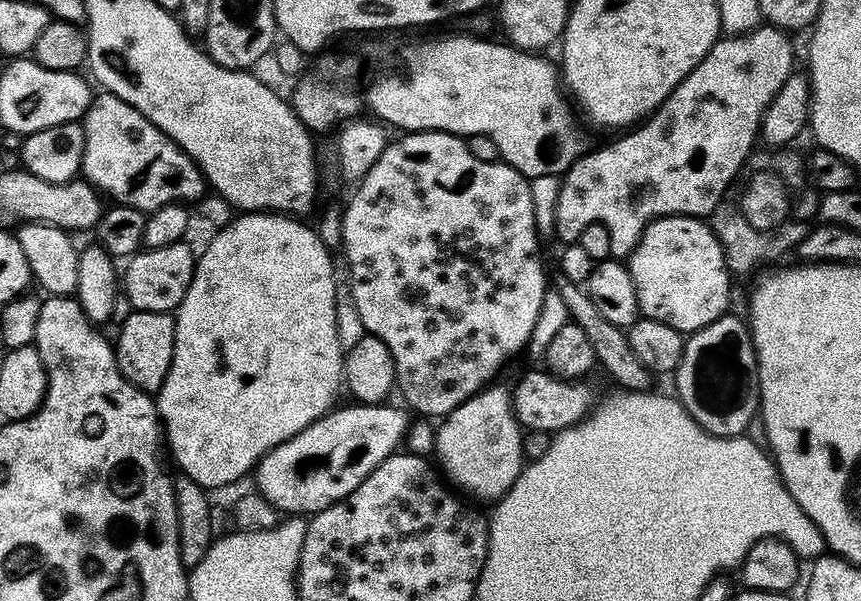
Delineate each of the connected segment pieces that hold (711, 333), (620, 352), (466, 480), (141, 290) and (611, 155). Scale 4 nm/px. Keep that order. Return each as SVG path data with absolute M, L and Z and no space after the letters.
M733 314L719 316L710 326L699 328L687 337L680 364L676 367L675 395L684 410L689 412L696 423L712 436L742 436L749 430L752 419L758 416L760 402L760 382L756 374L756 347L752 345L752 334L747 323L744 324Z
M557 275L554 280L554 292L560 295L560 300L564 303L564 308L568 311L567 319L573 324L582 326L582 330L586 330L586 336L590 338L590 344L594 346L594 354L596 355L596 363L616 384L621 384L621 389L630 392L647 392L653 387L653 373L649 372L646 366L642 366L642 362L638 362L638 358L630 350L630 342L628 341L625 329L619 328L611 322L602 318L602 313L595 306L587 291L581 285L572 284L570 278L563 275Z
M493 382L487 388L470 397L466 402L459 404L455 410L448 413L439 421L439 426L434 432L434 453L440 459L439 467L444 467L443 475L449 481L453 480L461 493L469 492L476 500L492 500L499 502L514 486L514 482L524 470L526 457L524 457L524 436L516 415L512 409L512 393L500 382Z
M188 242L145 247L137 252L122 268L122 292L129 299L132 309L138 312L175 313L194 278L197 259L197 253L192 253Z
M761 26L743 34L728 34L716 41L706 58L639 126L625 131L601 148L585 151L563 173L556 203L554 229L565 245L579 241L586 226L601 224L610 230L610 250L616 258L627 258L636 249L645 228L661 216L708 218L722 204L732 179L745 167L758 144L760 119L782 82L794 71L793 37L782 28Z

